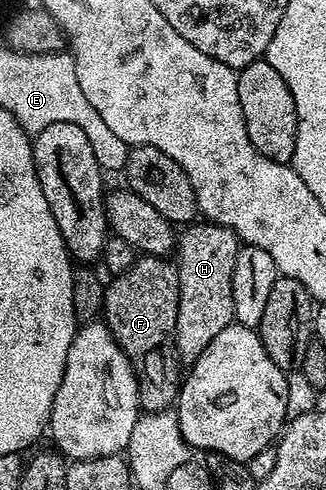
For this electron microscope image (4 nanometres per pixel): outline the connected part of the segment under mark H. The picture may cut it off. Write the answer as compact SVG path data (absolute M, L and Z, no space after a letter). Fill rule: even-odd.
M190 223L180 230L175 241L175 264L179 275L179 315L175 319L175 347L182 366L192 365L203 351L207 351L207 343L223 331L223 327L234 324L233 296L231 295L231 275L235 275L235 259L239 242L237 236L227 227L212 223Z

